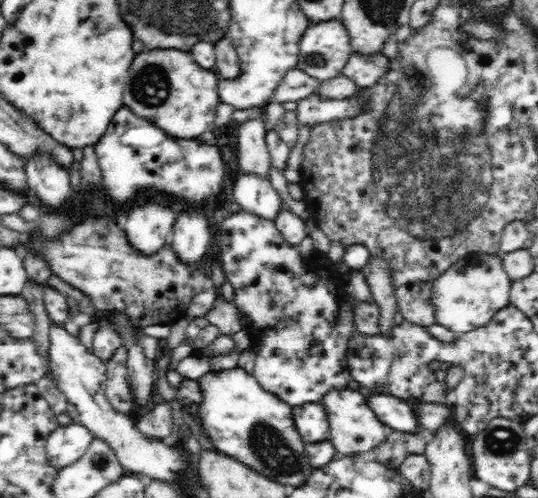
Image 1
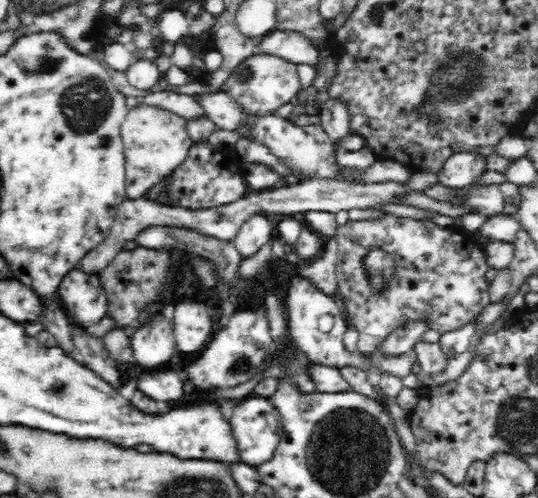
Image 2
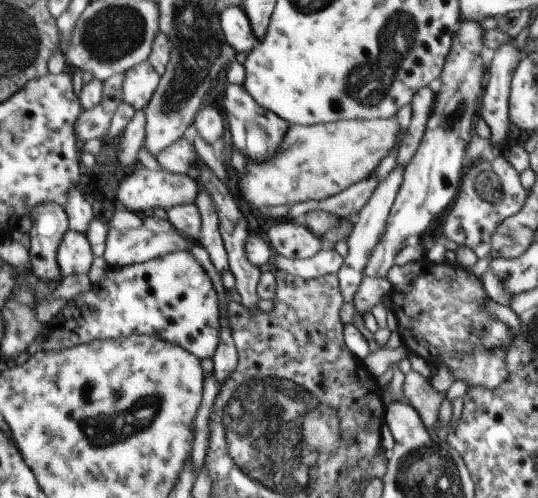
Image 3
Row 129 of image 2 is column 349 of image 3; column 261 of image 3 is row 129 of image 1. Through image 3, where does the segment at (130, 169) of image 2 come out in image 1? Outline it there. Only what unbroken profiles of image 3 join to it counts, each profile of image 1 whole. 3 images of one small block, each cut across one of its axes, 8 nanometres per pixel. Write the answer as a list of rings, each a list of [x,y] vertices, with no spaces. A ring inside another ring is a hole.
[[[152,49],[136,53],[134,64],[129,66],[129,76],[124,86],[124,104],[138,116],[148,118],[166,134],[196,139],[213,127],[216,107],[221,103],[218,93],[220,78],[214,69],[198,65],[191,52]]]

